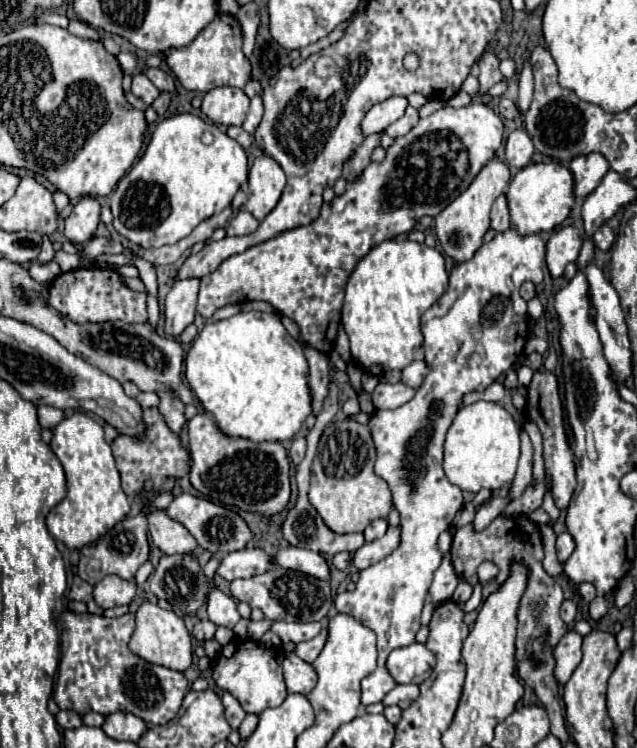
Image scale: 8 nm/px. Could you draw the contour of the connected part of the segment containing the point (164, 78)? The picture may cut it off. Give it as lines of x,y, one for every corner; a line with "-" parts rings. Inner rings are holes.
150,67
150,69
144,69
144,75
146,75
160,91
174,91
174,79
172,79
166,71

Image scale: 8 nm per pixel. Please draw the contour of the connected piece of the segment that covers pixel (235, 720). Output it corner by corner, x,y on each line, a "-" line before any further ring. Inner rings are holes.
228,691
222,695
222,701
224,701
224,707
226,707
226,719
228,719
228,725
232,729
238,729
242,719
246,717
246,711
242,709
242,705
238,703
238,699
234,699
234,695
230,695

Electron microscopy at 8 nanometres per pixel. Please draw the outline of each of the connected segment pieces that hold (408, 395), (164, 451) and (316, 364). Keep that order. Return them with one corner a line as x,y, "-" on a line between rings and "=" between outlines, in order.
378,383
378,387
372,393
374,399
374,407
376,409
396,409
400,405
404,405
406,401
410,401
414,397
414,389
404,385
404,383
=
144,409
144,423
146,423
146,437
144,439
136,439
136,437
126,437
120,435
114,443
112,443
112,455
116,461
116,467
120,471
120,479
122,479
122,489
126,495
138,497
142,491
142,483
146,479
154,481
154,491
160,489
160,485
164,483
166,477
184,477
190,469
188,465
188,453
180,443
180,437
174,435
166,421
162,419
162,415
156,409
=
304,347
304,355
310,363
310,389
312,389
312,397
314,397
314,413
318,415
322,411
322,403
324,397
328,393
328,357
322,355
318,349
314,347

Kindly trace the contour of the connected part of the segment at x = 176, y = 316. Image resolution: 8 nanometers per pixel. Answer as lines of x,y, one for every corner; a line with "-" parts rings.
176,279
170,287
166,301
164,301
164,315
166,315
166,333
180,335
186,325
194,321
196,313
196,299
198,299
200,279

